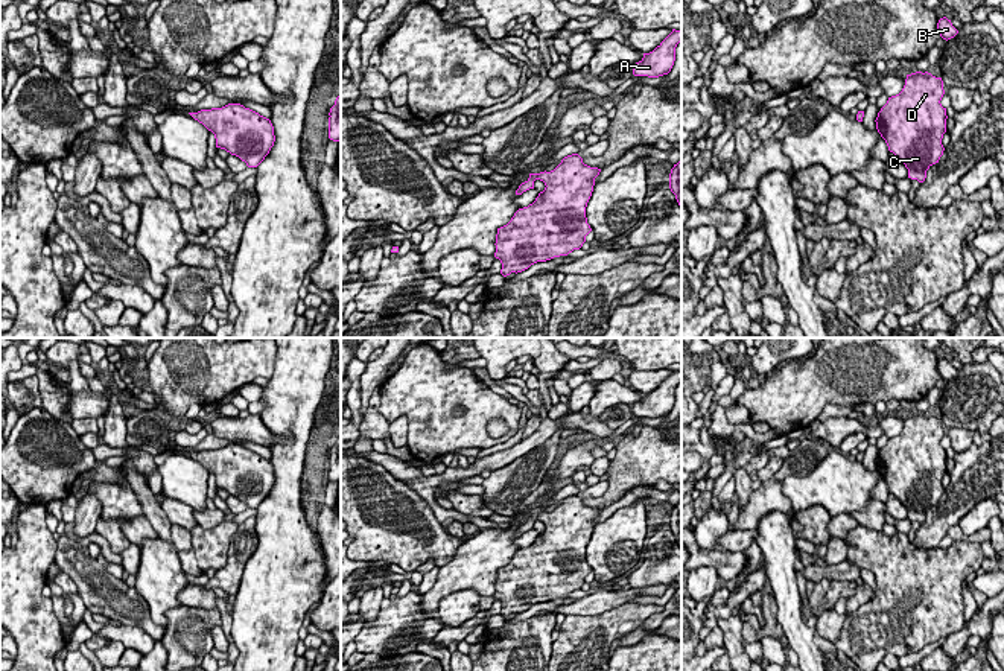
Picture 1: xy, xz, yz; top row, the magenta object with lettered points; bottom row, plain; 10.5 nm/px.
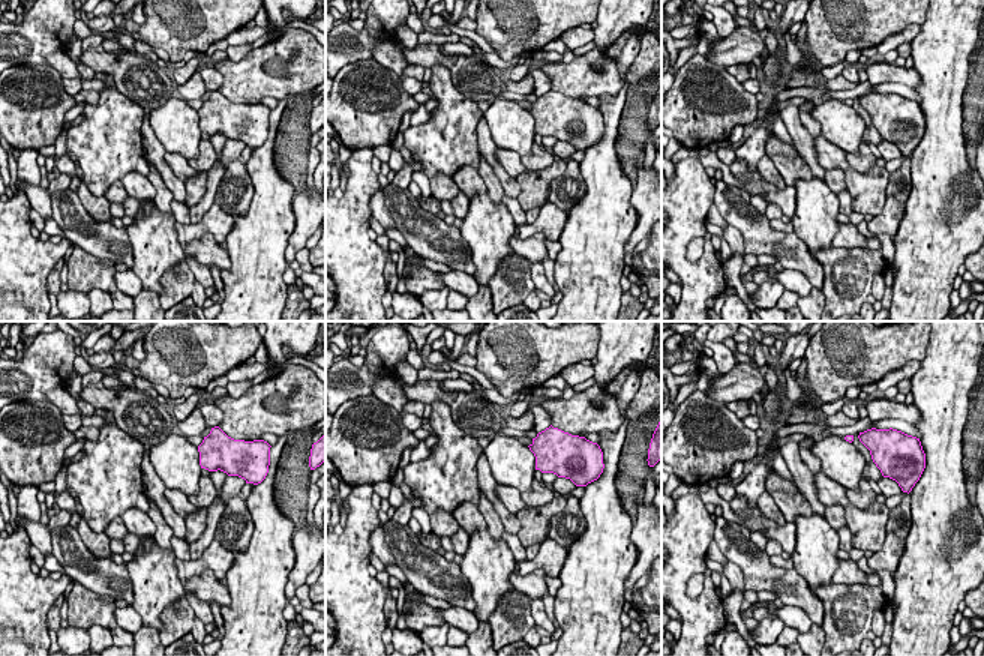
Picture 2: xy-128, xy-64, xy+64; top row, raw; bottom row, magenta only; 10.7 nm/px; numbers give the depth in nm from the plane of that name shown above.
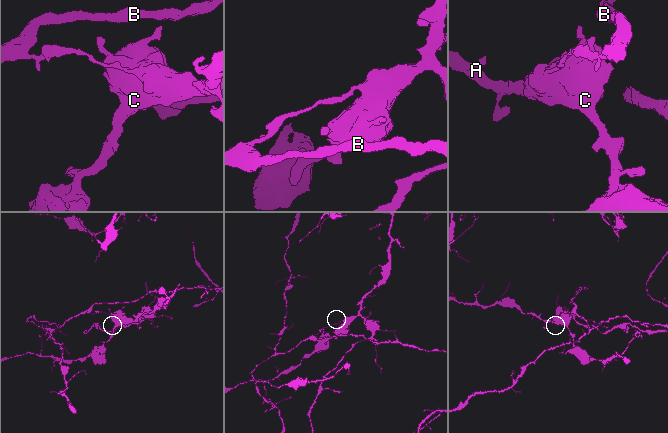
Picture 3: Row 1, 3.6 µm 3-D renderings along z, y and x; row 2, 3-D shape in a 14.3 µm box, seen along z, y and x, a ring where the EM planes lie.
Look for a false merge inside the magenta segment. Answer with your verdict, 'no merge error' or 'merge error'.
merge error

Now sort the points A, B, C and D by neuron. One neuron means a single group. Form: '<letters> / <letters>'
A C D / B

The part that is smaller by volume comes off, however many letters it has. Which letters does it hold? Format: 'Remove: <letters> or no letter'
Remove: B

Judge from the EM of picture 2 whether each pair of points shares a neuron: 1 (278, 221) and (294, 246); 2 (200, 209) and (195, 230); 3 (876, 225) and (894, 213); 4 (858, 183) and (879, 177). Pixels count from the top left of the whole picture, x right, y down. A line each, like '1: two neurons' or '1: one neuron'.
1: two neurons
2: two neurons
3: one neuron
4: one neuron

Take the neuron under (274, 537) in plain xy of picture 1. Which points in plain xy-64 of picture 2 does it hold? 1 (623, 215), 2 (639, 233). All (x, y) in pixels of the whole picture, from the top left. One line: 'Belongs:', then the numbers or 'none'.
Belongs: 1

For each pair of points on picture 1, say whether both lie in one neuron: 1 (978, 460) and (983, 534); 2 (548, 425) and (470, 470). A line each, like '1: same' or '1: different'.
1: different
2: same

